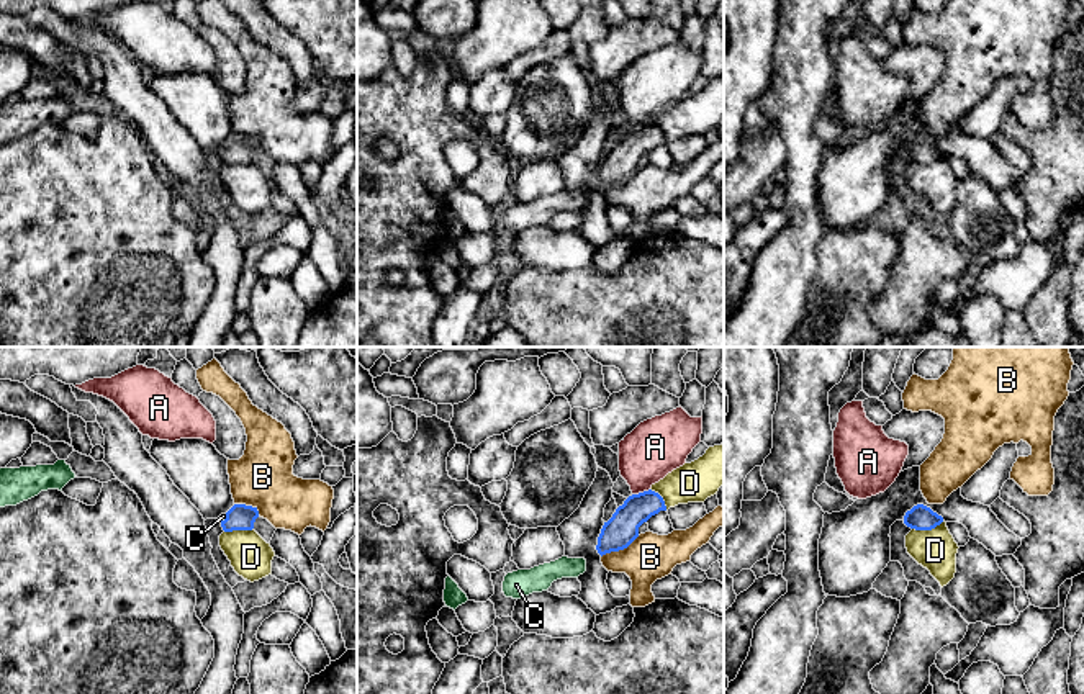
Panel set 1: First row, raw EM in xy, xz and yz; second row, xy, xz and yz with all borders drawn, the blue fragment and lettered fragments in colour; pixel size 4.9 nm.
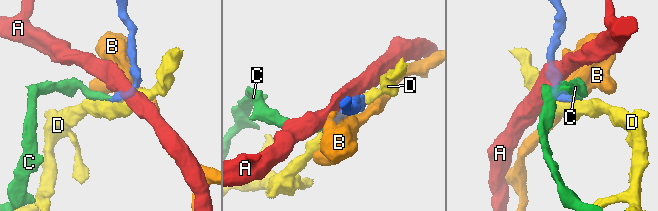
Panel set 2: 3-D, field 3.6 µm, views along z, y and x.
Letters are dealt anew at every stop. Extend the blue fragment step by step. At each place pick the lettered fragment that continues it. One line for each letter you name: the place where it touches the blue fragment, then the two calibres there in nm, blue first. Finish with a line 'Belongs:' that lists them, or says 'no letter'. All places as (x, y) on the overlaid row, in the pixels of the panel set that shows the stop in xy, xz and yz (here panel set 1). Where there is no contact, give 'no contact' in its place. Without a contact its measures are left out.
C: contact xy (225, 519); calibres 130 and 30 nm
Belongs: C

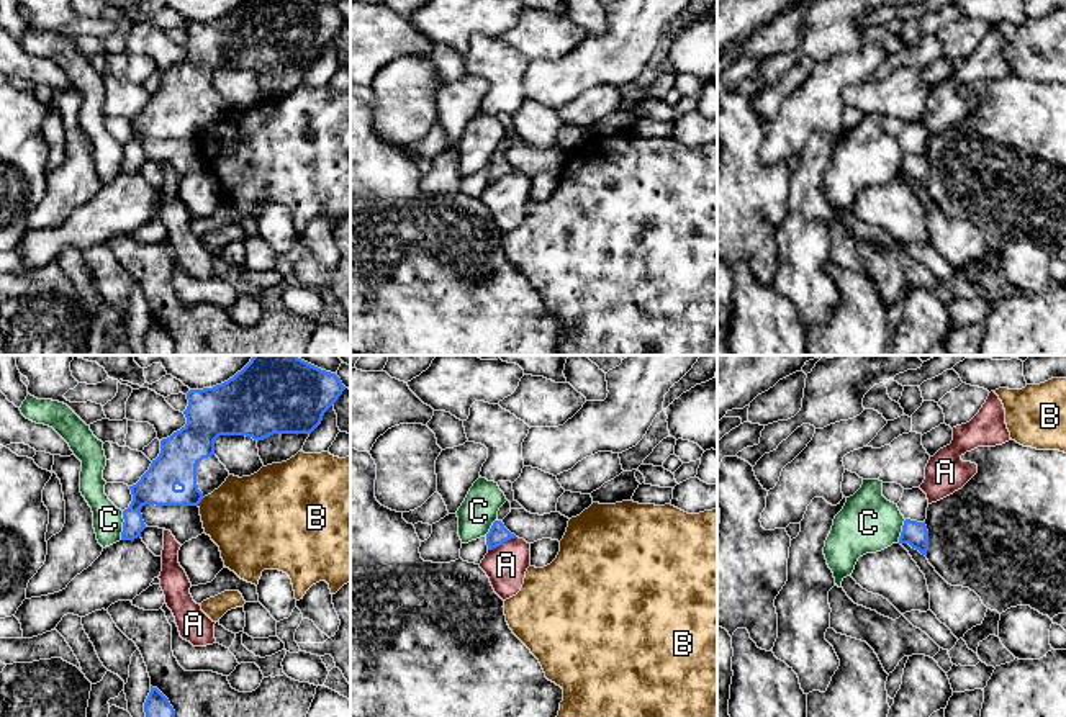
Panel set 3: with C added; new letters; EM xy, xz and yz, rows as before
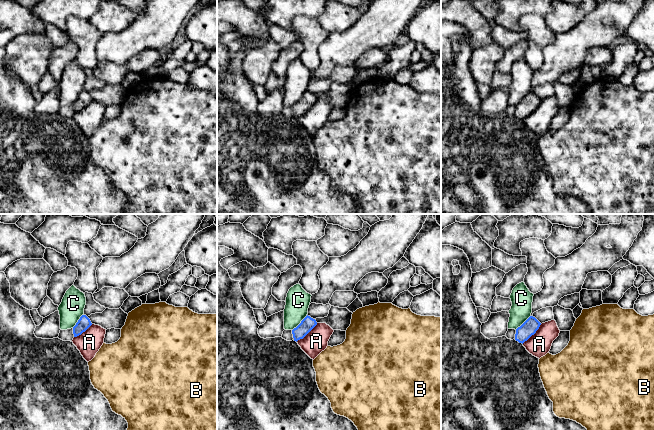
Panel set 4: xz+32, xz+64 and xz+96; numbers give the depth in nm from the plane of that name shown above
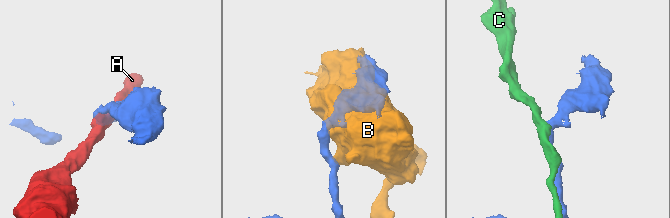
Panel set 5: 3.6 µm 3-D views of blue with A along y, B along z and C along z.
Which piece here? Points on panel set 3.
Belongs: no letter

